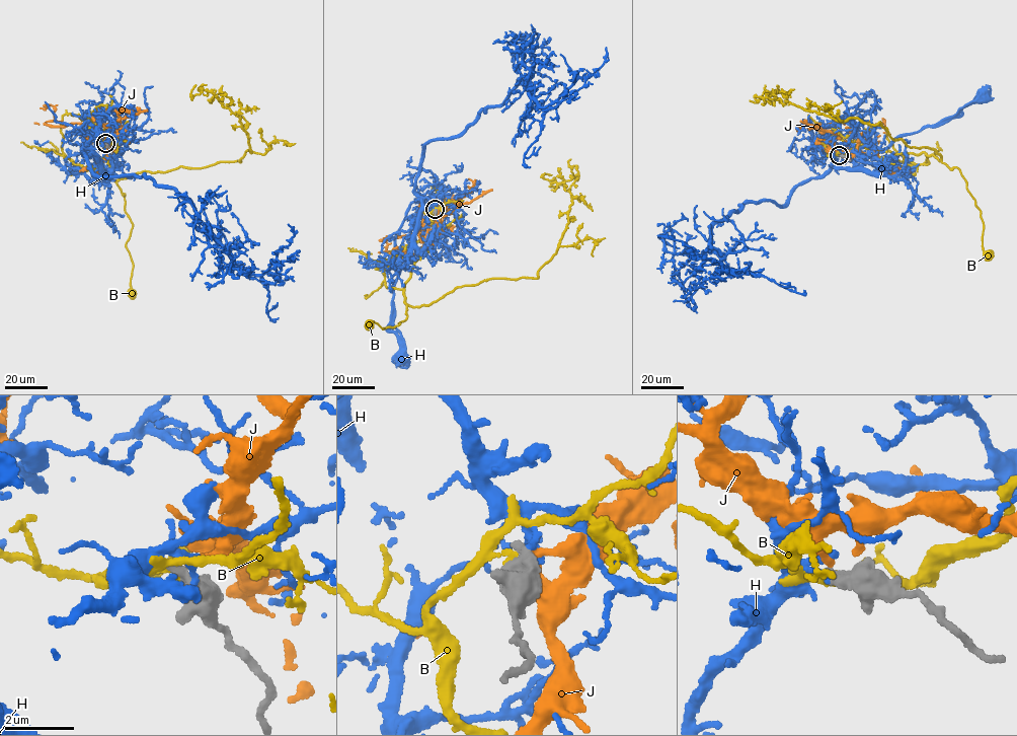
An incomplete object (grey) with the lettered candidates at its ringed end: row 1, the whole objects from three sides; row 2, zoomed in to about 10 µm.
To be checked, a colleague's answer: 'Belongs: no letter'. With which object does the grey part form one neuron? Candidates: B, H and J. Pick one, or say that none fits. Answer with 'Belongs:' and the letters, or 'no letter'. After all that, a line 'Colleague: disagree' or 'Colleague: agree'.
Belongs: no letter
Colleague: agree

